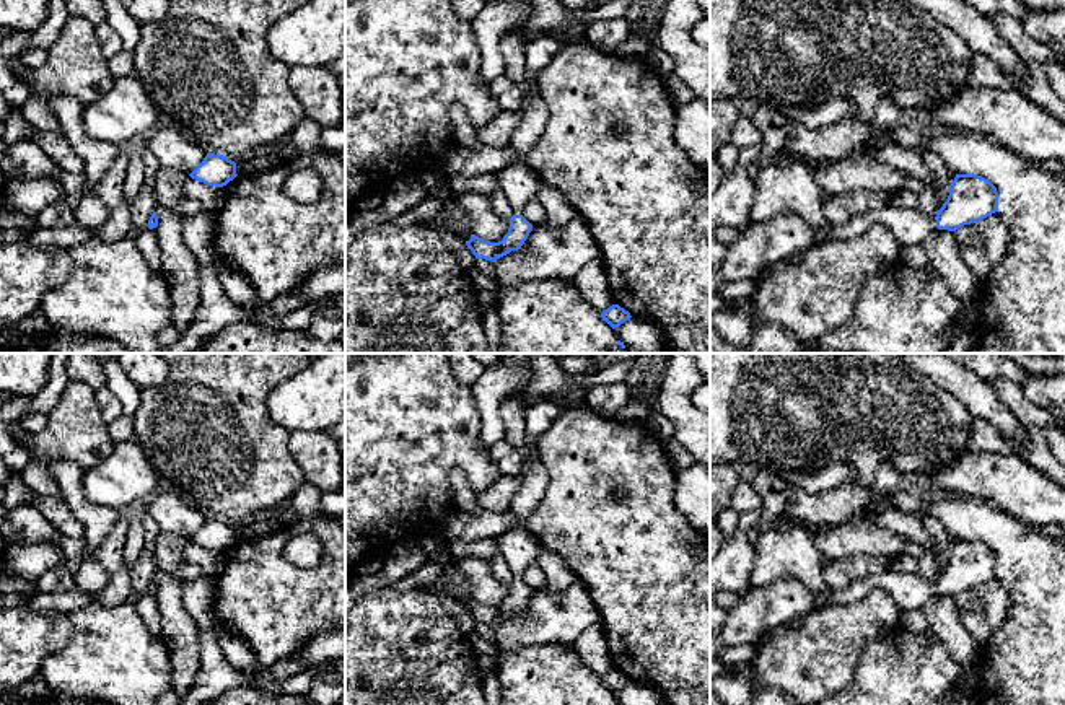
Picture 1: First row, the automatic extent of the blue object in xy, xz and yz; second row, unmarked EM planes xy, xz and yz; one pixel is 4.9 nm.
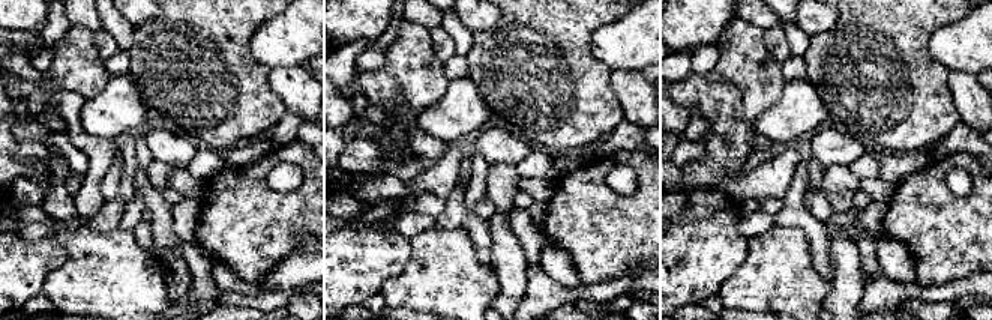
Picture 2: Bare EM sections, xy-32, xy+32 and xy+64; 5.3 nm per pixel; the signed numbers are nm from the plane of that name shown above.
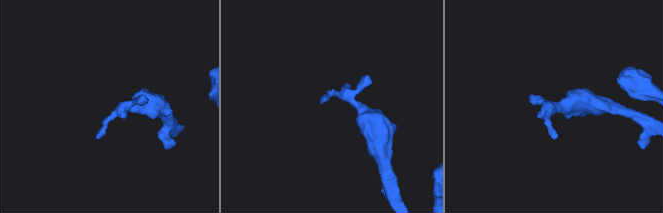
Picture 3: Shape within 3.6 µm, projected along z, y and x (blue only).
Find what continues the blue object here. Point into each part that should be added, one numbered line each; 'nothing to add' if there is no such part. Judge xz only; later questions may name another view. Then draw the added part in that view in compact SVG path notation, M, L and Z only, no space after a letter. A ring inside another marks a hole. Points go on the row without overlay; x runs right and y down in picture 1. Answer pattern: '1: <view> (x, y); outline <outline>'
1: xz (518, 547); outline M521 392L511 394L500 407L505 440L524 456L521 484L511 500L511 511L518 516L519 524L497 539L498 552L510 567L513 580L523 580L524 570L536 563L541 550L537 539L524 529L524 521L542 500L549 484L546 466L534 462L529 454L524 414Z

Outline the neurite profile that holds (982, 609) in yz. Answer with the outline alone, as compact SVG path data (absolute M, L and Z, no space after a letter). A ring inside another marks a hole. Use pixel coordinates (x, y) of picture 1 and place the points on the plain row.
M998 576L958 593L954 602L962 627L980 648L988 645L992 633L1005 624L1010 611L1010 598Z

